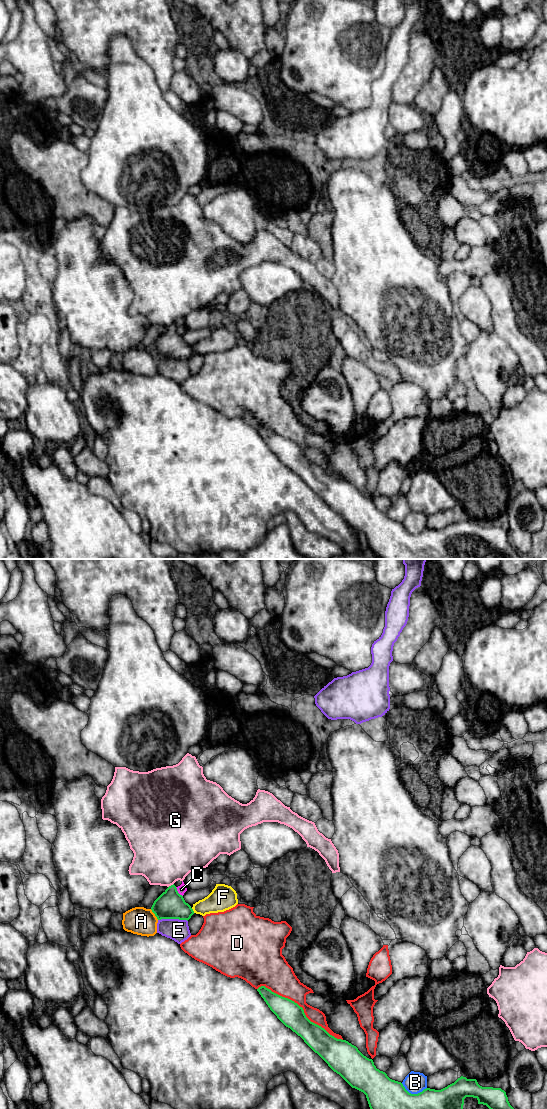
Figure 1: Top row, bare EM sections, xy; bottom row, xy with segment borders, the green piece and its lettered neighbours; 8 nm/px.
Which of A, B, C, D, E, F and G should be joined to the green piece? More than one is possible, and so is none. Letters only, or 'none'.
none

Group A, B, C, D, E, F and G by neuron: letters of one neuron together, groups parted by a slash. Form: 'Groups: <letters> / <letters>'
Groups: A / B / C / D / E / F / G

